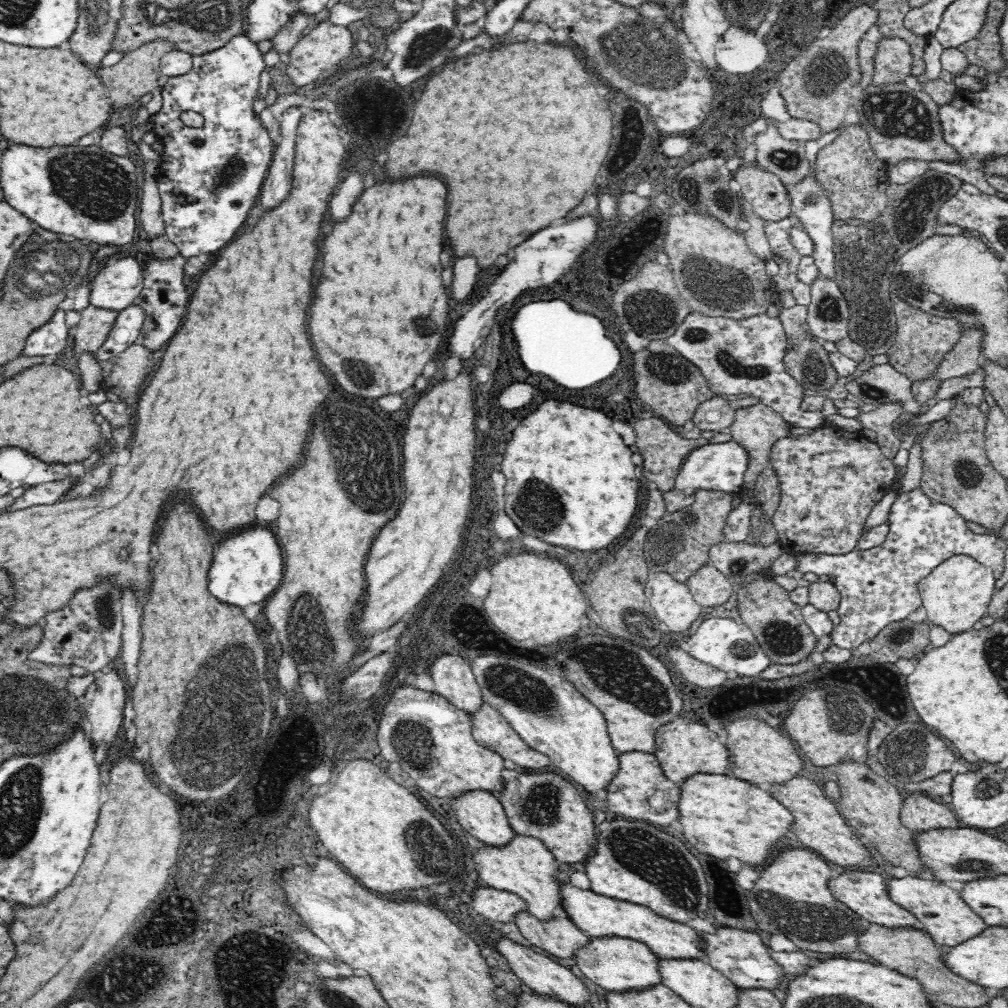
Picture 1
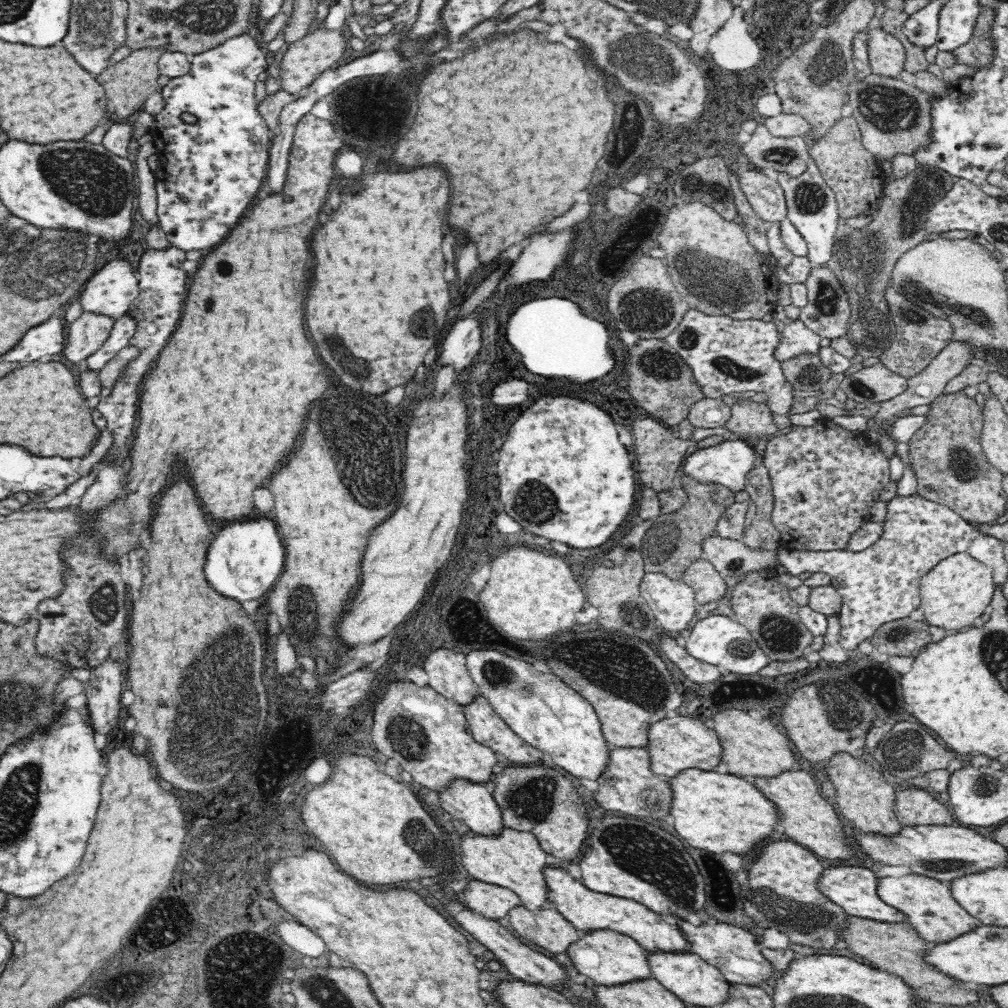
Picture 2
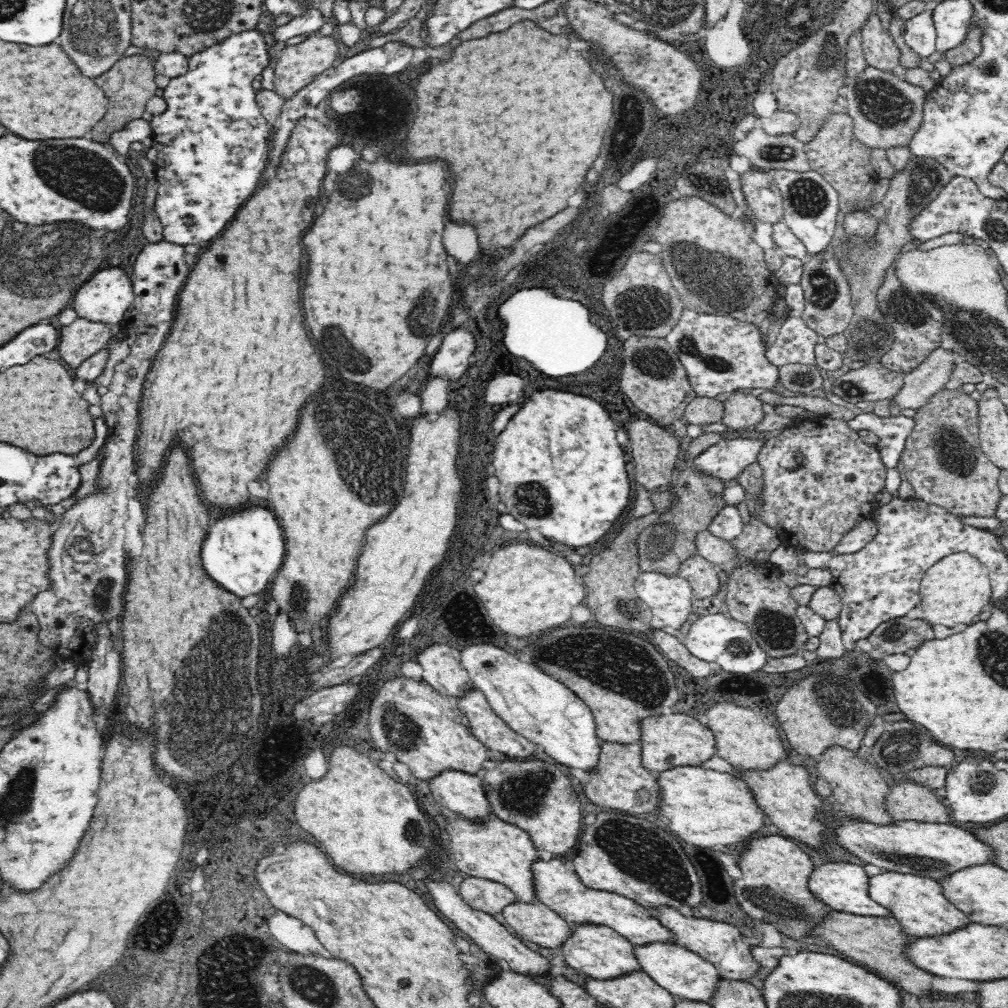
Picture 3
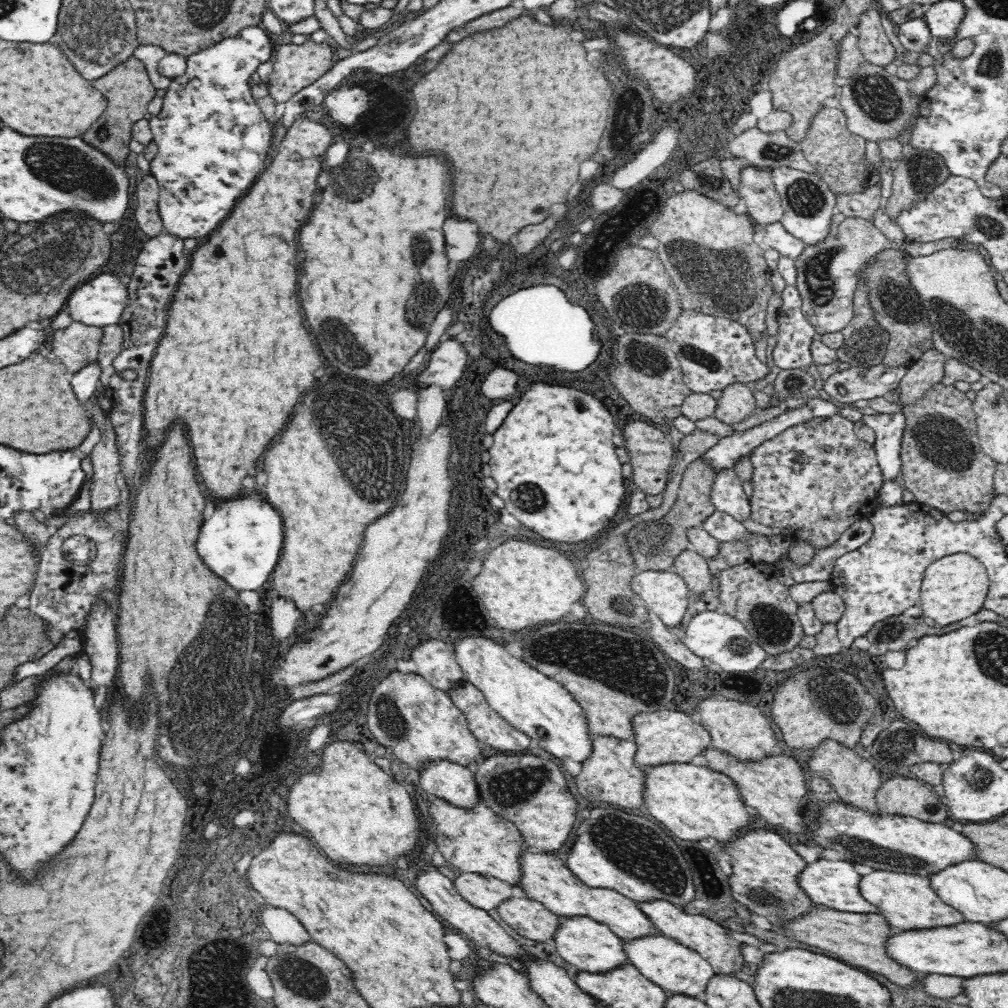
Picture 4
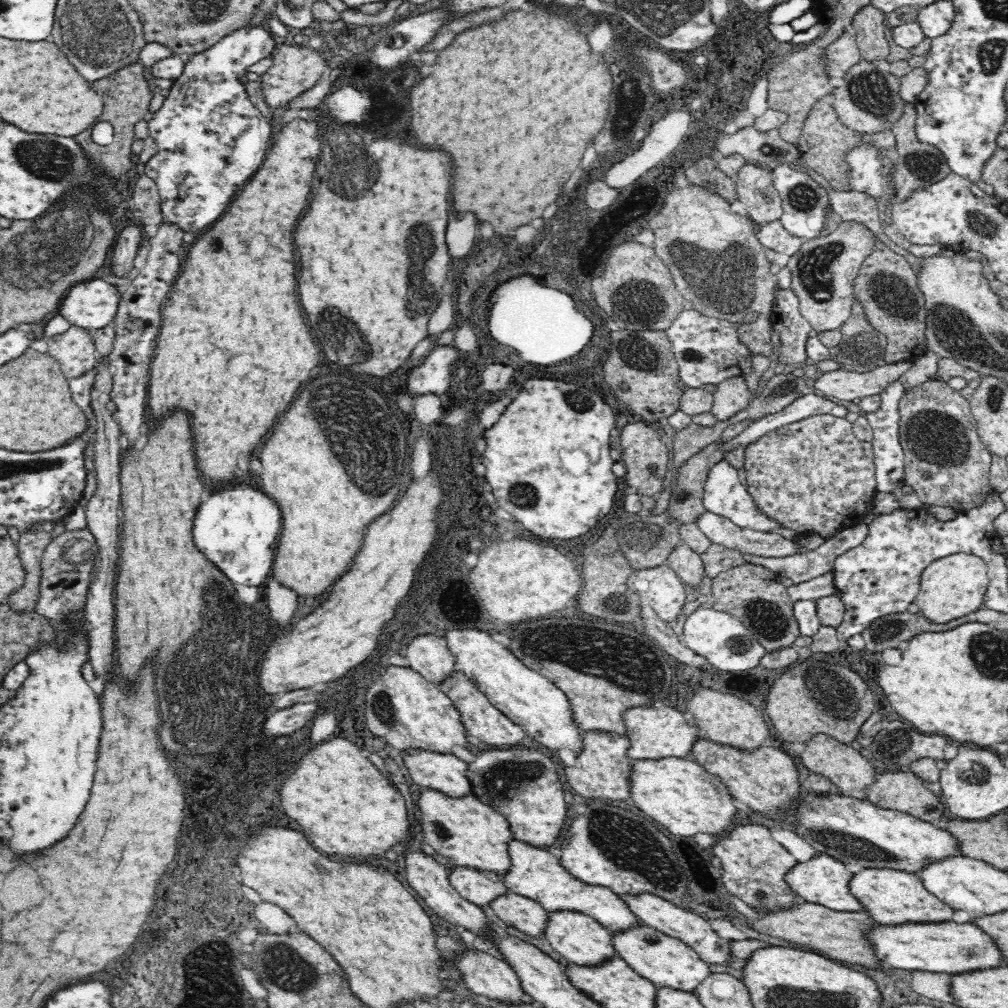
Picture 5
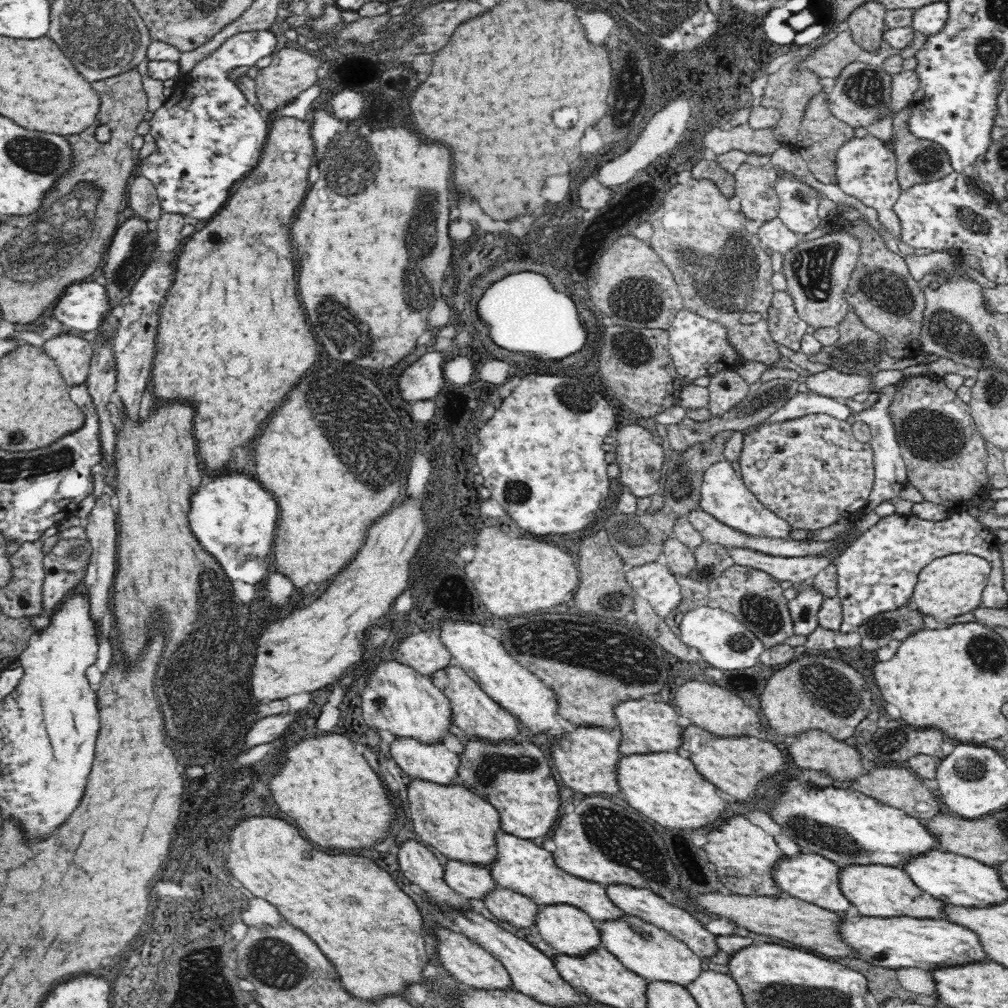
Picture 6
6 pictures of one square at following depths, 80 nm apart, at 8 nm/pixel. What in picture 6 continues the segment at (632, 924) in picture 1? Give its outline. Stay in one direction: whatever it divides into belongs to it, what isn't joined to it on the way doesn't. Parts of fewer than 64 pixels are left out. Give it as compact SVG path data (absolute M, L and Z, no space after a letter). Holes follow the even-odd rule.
M500 832L498 860L490 864L489 870L498 887L526 896L541 908L571 905L586 912L597 923L614 923L627 916L608 896L606 887L569 875L556 865L554 854L535 841Z

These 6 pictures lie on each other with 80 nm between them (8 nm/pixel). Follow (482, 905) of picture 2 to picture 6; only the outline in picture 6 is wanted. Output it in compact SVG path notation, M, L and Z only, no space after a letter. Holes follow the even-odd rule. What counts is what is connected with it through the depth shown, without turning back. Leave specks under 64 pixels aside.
M449 860L444 865L444 879L463 898L484 901L497 890L497 882L489 868L479 864Z

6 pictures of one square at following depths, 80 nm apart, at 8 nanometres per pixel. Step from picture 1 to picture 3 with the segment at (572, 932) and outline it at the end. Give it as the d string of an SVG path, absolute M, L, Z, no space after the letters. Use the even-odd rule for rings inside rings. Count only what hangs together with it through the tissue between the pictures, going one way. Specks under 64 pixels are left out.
M516 902L504 908L504 919L516 934L544 948L562 948L574 929L546 904L526 905Z

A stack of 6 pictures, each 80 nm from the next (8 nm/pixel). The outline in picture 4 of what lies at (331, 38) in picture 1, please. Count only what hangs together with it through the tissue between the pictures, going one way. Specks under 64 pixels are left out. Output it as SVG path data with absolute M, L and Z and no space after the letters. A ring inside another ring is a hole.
M312 39L304 41L303 44L296 45L287 43L279 46L275 50L275 56L272 57L274 69L268 76L268 91L274 97L276 102L286 102L290 100L299 90L302 90L306 85L312 84L318 80L322 74L328 72L332 66L336 64L336 55L334 45L331 41L324 41L322 44L316 44Z

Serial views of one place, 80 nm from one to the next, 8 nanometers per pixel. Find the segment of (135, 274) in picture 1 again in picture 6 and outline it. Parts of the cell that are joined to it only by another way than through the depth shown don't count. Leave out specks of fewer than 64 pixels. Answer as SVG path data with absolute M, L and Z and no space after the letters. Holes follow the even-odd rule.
M94 279L68 287L52 310L52 316L71 329L88 332L98 331L108 312L113 310L104 282Z

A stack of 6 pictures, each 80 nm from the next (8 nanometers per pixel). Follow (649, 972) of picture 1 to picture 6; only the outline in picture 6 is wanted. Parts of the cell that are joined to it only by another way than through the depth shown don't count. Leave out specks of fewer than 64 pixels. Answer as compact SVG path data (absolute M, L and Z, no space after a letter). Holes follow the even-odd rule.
M571 905L541 908L537 920L542 938L559 954L583 960L605 948L598 923Z

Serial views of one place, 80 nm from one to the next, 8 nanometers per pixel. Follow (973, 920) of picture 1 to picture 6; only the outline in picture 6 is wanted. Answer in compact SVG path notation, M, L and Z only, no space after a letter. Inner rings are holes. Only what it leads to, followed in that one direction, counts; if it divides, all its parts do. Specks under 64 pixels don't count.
M866 865L844 867L841 882L843 894L852 902L855 913L872 919L931 919L945 920L949 918L947 905L921 890L901 868L884 865Z

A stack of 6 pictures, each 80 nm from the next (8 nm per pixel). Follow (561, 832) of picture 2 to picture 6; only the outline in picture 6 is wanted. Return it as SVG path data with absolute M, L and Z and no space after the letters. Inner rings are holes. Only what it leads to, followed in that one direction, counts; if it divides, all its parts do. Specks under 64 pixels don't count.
M470 740L459 756L458 782L497 808L506 833L532 841L554 833L562 816L562 794L542 750L527 742L486 744L482 740Z

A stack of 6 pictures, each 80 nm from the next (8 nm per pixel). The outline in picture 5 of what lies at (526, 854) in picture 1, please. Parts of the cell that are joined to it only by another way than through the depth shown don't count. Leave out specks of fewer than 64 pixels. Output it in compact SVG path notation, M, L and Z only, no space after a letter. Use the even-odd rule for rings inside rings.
M418 789L418 808L420 810L420 832L431 850L437 850L444 858L464 868L473 868L480 872L493 872L504 876L512 868L510 842L515 840L510 823L491 806L484 804L474 794L460 799L429 790Z

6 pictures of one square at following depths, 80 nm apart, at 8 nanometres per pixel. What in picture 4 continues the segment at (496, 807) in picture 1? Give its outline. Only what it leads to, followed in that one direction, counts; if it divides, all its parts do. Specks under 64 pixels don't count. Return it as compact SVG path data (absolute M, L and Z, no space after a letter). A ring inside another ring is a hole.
M445 760L433 763L420 772L420 784L430 798L443 800L468 812L483 804L474 774L467 768Z

